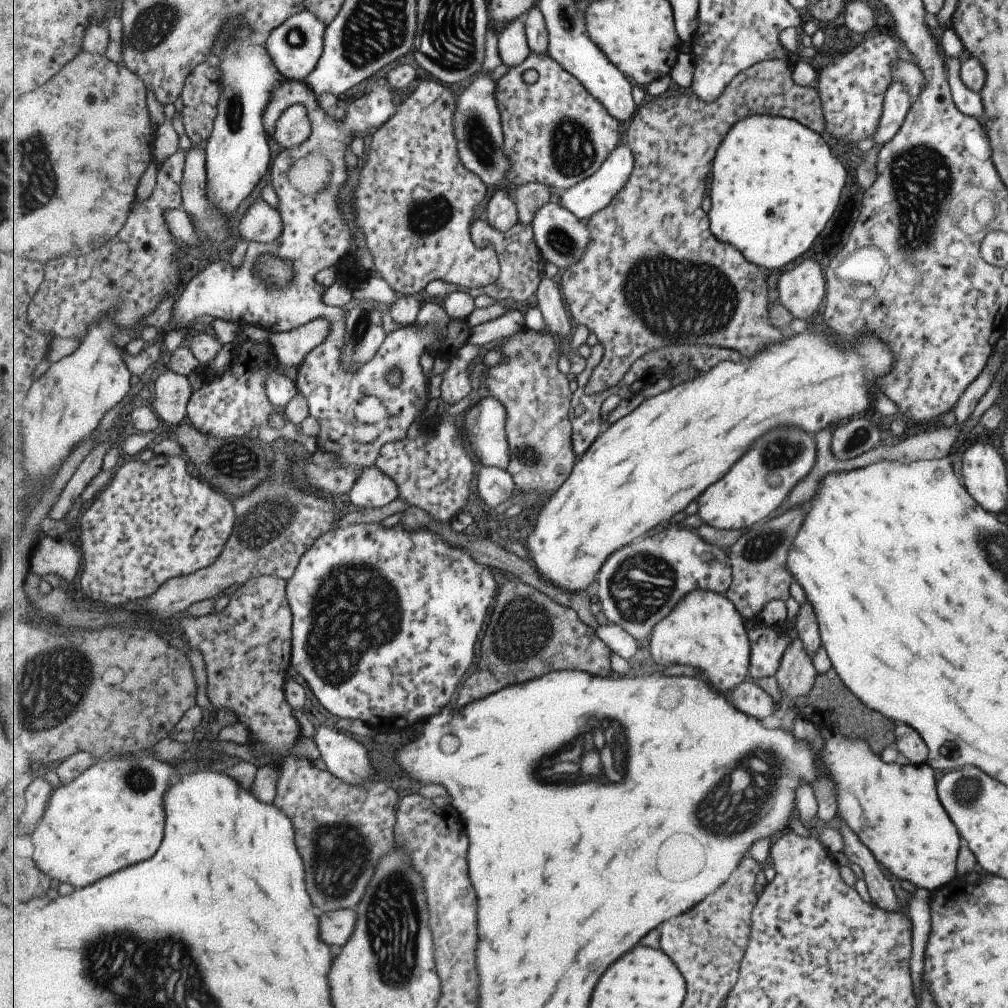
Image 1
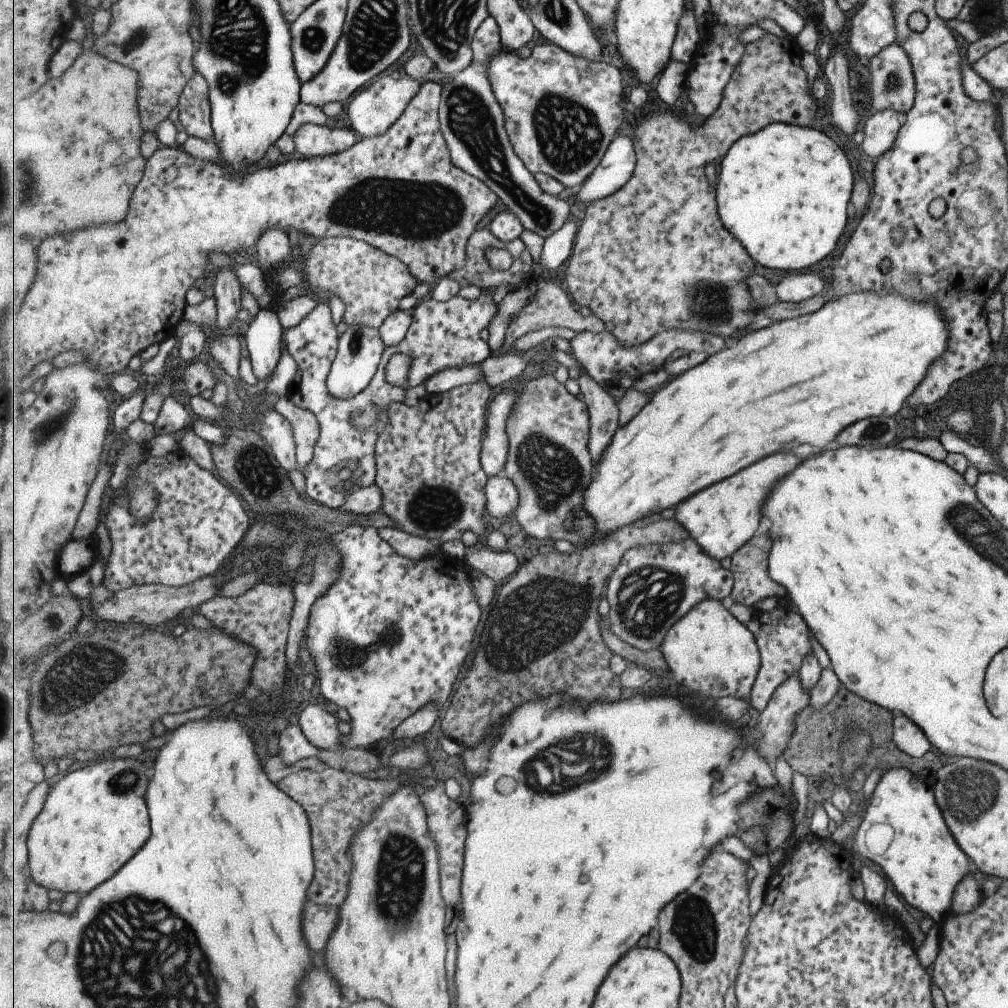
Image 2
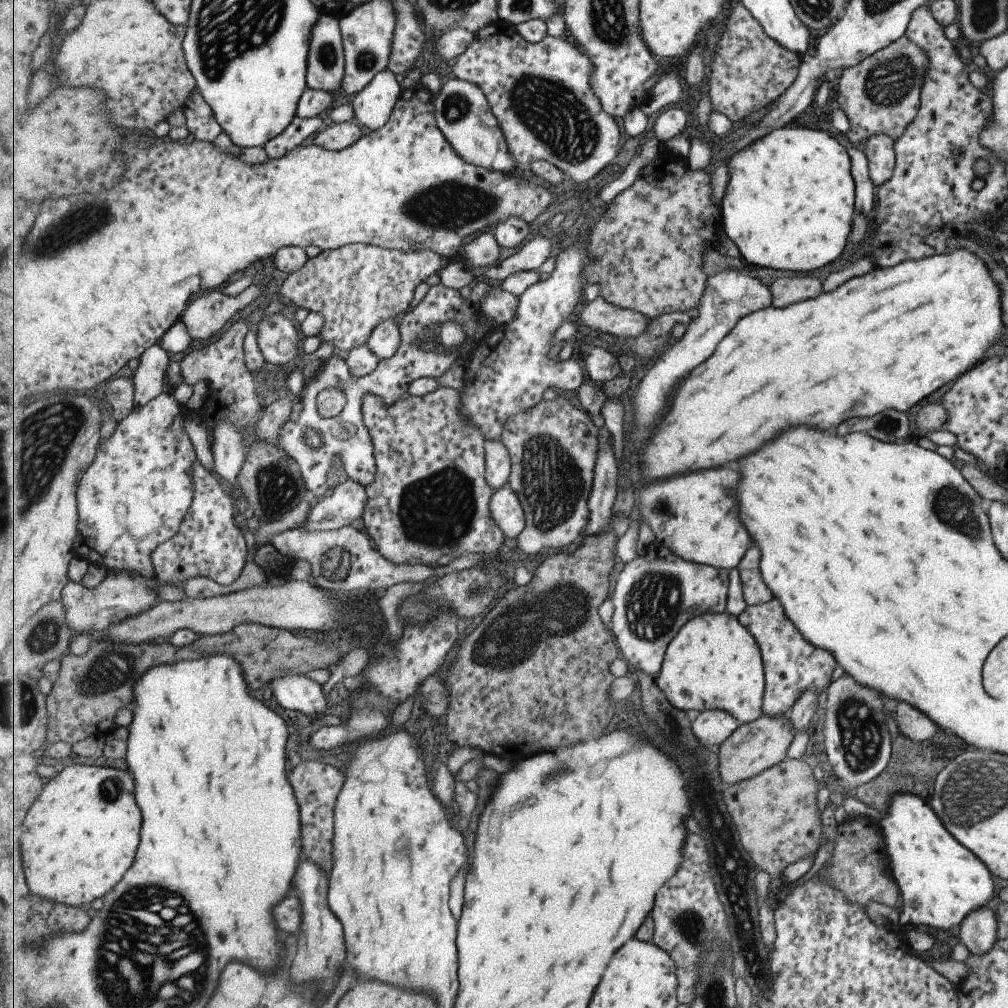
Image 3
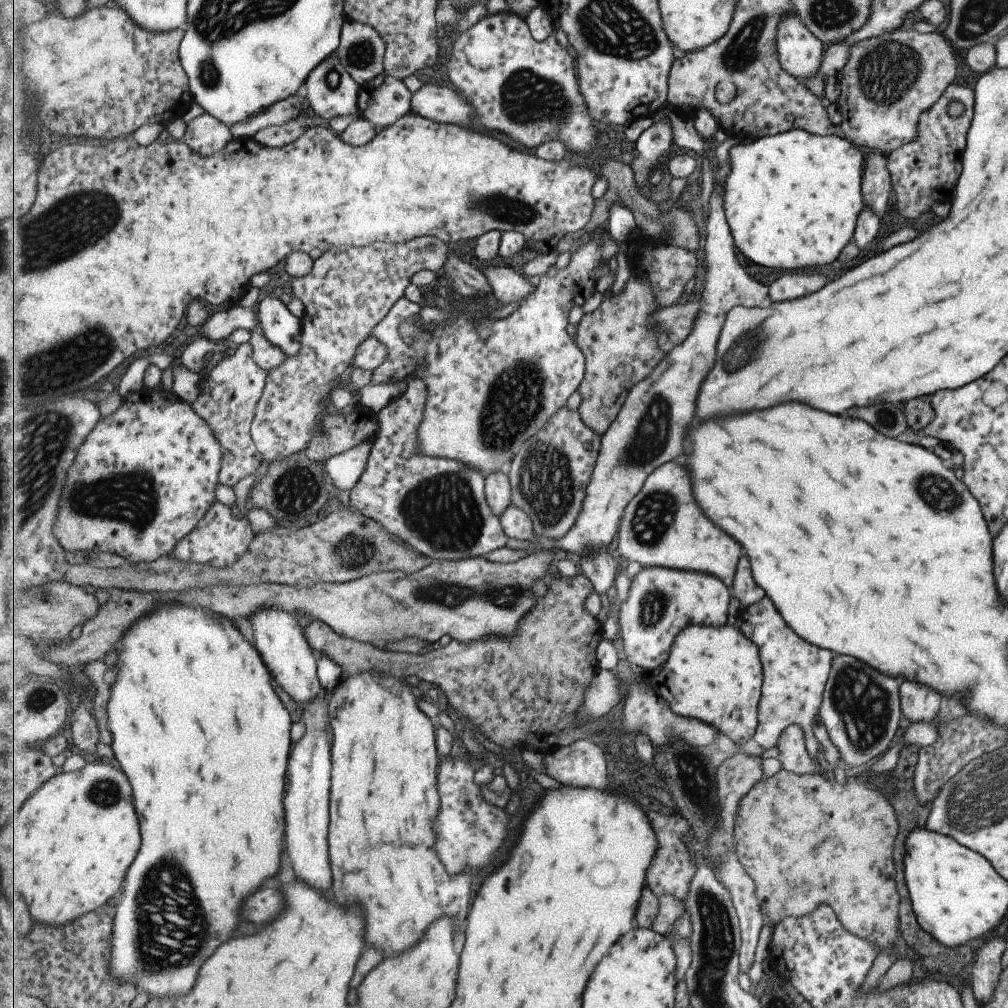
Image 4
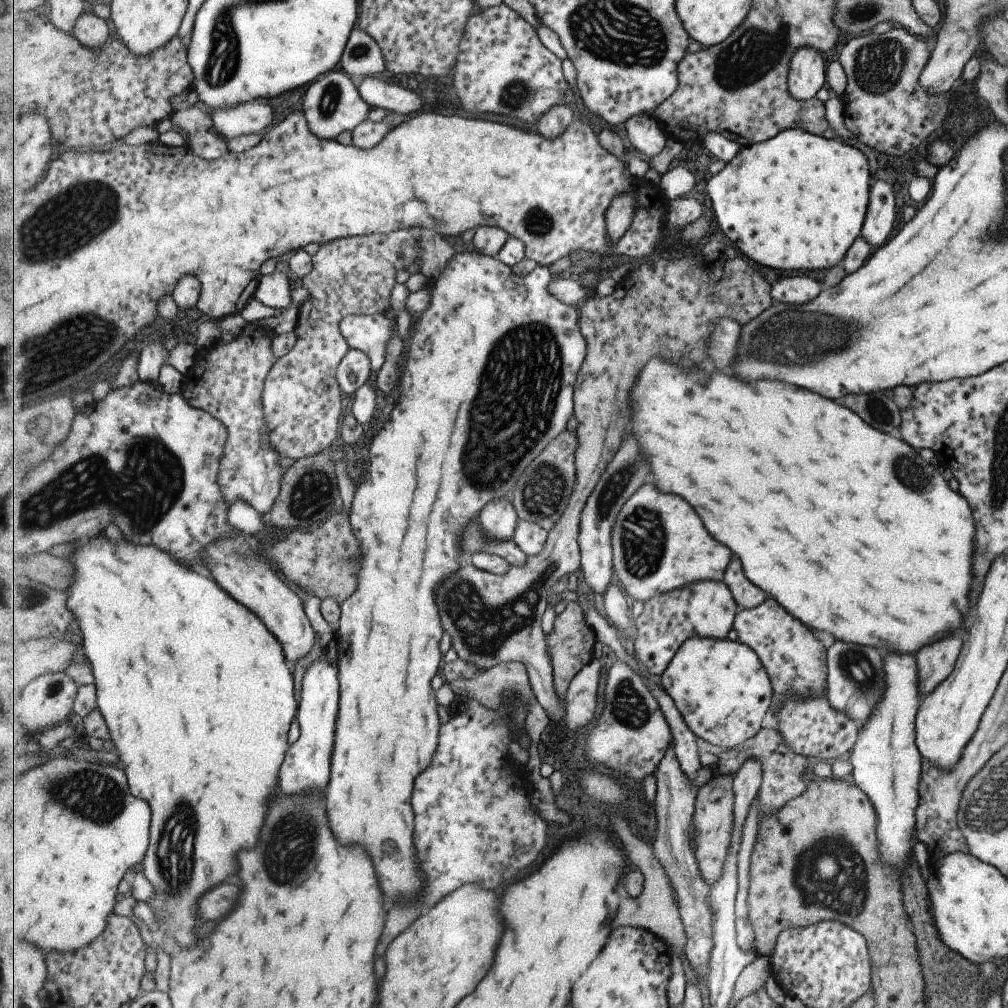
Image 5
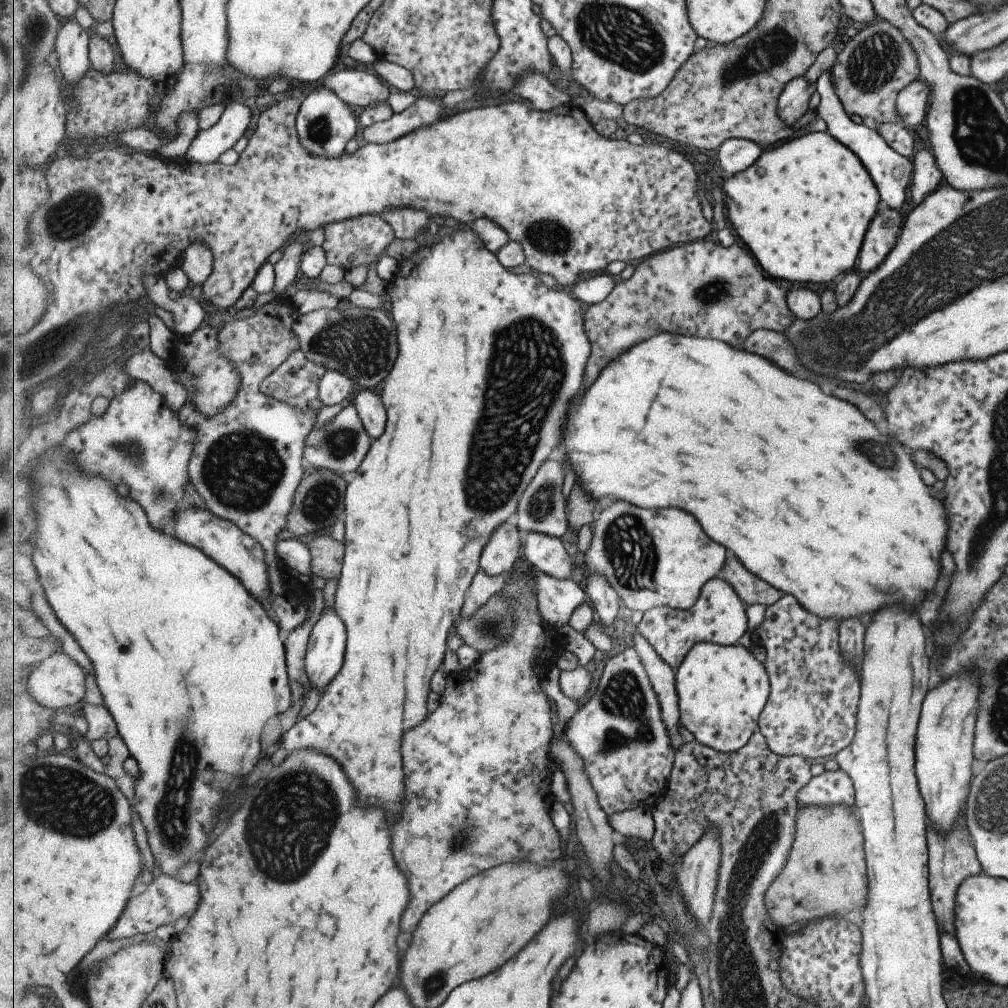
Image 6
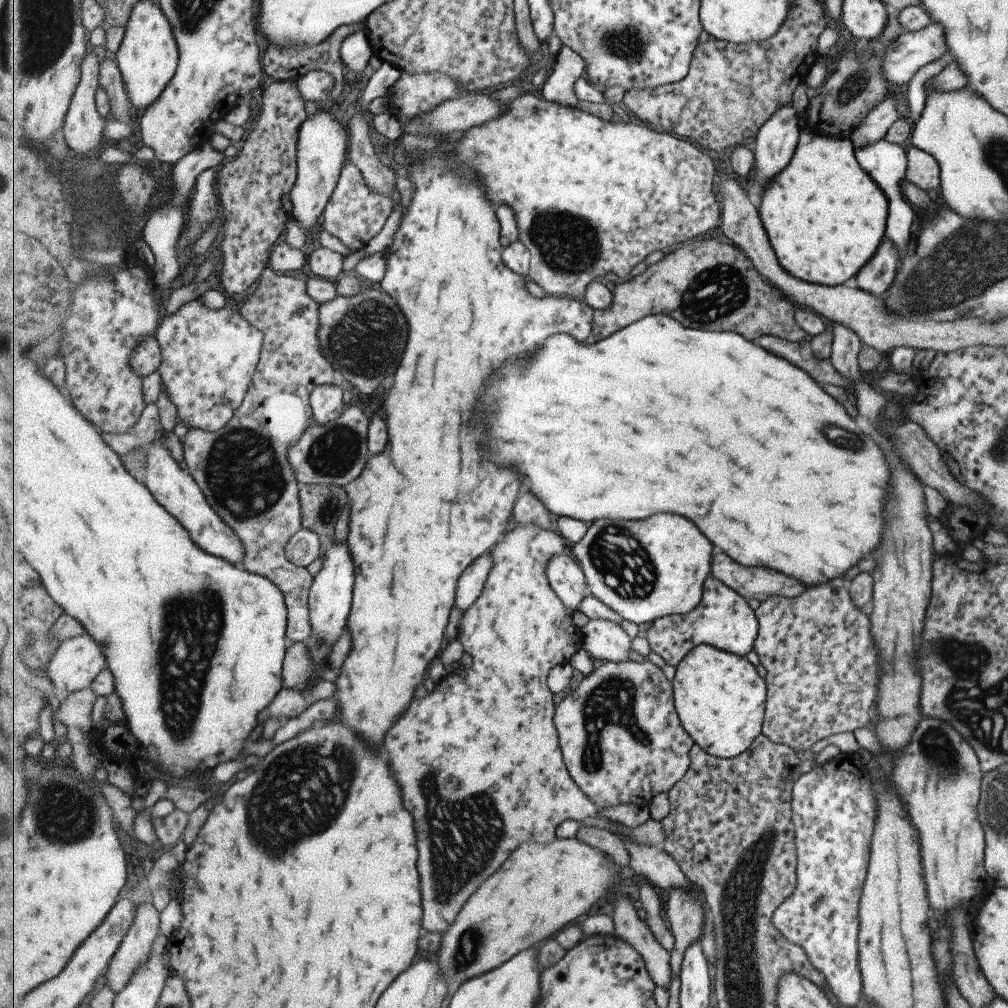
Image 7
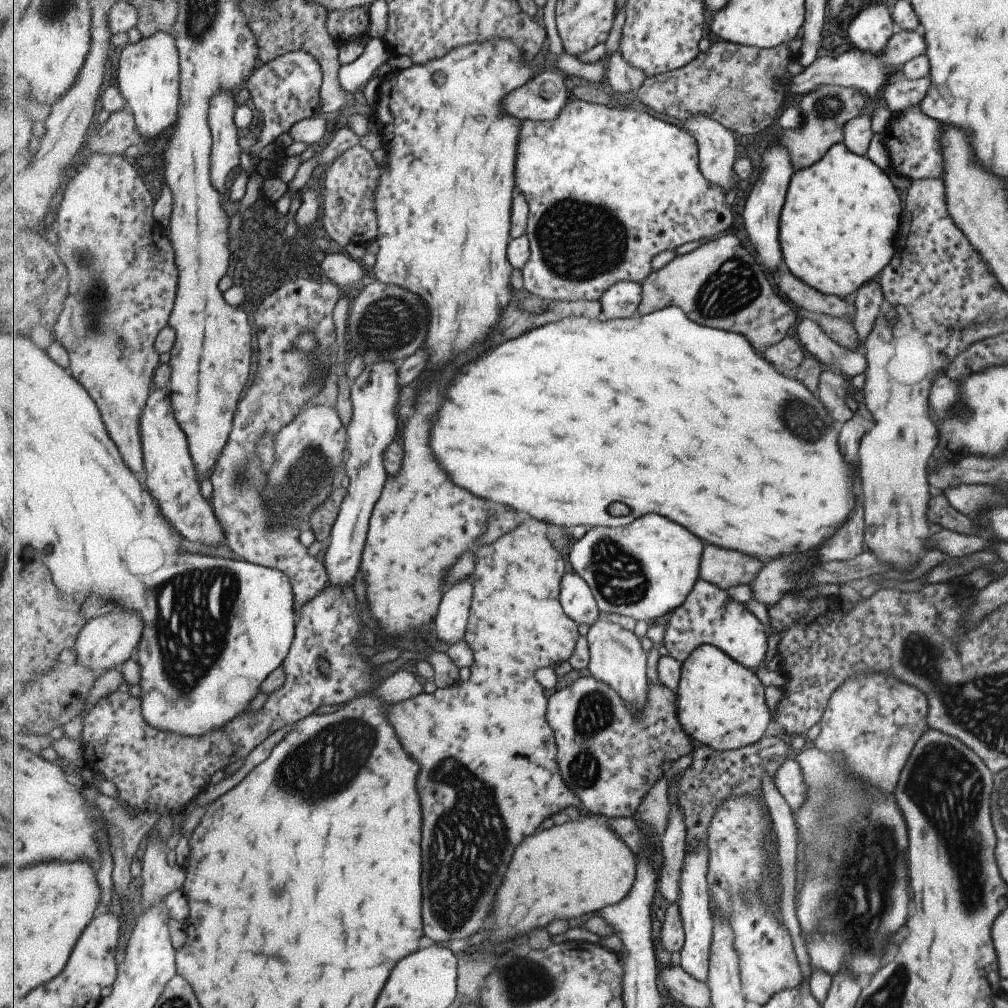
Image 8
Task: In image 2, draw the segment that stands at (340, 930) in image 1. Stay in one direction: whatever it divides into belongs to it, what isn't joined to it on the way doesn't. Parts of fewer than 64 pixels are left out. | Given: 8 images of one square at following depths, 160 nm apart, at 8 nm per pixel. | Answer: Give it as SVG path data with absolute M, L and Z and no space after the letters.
M315 902L307 904L305 912L305 936L311 948L317 954L323 954L337 924L339 924L339 908L327 908L327 906L317 906Z

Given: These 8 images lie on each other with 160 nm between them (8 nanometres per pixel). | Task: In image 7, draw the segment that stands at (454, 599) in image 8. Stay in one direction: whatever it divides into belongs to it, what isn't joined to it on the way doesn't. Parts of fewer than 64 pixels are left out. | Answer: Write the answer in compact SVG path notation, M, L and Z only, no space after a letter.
M487 551L481 555L463 574L463 580L459 582L459 598L457 606L466 610L481 596L491 571L495 566L494 554Z

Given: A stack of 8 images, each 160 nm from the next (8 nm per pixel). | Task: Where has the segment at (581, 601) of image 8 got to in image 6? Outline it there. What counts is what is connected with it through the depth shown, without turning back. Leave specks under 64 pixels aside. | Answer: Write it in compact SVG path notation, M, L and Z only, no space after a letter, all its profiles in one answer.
M540 532L524 535L522 557L554 577L570 579L569 576L573 574L571 556L559 537Z

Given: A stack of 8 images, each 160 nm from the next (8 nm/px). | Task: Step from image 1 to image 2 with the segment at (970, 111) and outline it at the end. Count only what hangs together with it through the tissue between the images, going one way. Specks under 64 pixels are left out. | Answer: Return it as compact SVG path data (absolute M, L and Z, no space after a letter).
M963 38L961 46L957 49L960 84L962 84L964 93L971 100L989 103L992 98L992 88L975 74L972 66L966 60L966 50L969 42L969 40Z

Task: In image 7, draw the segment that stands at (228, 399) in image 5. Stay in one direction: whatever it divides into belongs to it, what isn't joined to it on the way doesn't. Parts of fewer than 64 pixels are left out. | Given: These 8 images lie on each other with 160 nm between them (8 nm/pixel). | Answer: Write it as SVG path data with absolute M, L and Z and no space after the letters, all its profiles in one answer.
M267 267L254 293L249 293L239 307L243 318L264 334L262 354L246 399L234 418L221 431L211 432L193 427L184 436L183 444L182 461L188 472L200 484L215 512L239 533L246 545L243 568L270 578L281 586L289 612L287 634L293 642L309 642L312 638L310 592L316 577L311 576L307 568L289 560L286 555L287 543L302 529L300 485L288 459L288 452L315 422L310 401L312 392L321 385L338 384L341 378L319 348L320 306L309 292L308 281L295 276L285 276Z

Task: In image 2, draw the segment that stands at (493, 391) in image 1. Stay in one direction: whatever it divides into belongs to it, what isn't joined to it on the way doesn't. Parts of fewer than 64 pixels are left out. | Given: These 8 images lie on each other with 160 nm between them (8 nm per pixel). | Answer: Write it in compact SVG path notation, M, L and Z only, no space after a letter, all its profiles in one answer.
M547 372L542 378L517 385L520 395L508 418L507 432L510 451L504 474L513 481L520 494L516 512L517 520L528 537L551 539L565 538L573 516L583 512L583 492L587 492L594 474L594 459L590 453L590 410L584 400L579 400L567 390L567 386L555 380Z

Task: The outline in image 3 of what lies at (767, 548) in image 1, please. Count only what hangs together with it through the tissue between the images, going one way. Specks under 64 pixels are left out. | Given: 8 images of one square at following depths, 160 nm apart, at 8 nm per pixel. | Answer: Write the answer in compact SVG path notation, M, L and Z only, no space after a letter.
M753 546L738 568L743 584L743 597L748 605L768 603L773 599L771 588L765 584L761 576L759 562L761 562L761 550L759 546Z

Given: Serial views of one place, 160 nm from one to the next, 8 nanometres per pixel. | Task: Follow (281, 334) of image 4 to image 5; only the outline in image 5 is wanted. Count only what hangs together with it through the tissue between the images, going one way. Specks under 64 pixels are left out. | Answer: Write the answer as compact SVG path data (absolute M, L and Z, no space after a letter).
M277 273L263 275L262 283L255 298L265 306L281 310L291 307L291 290L293 289L293 276L291 274Z

